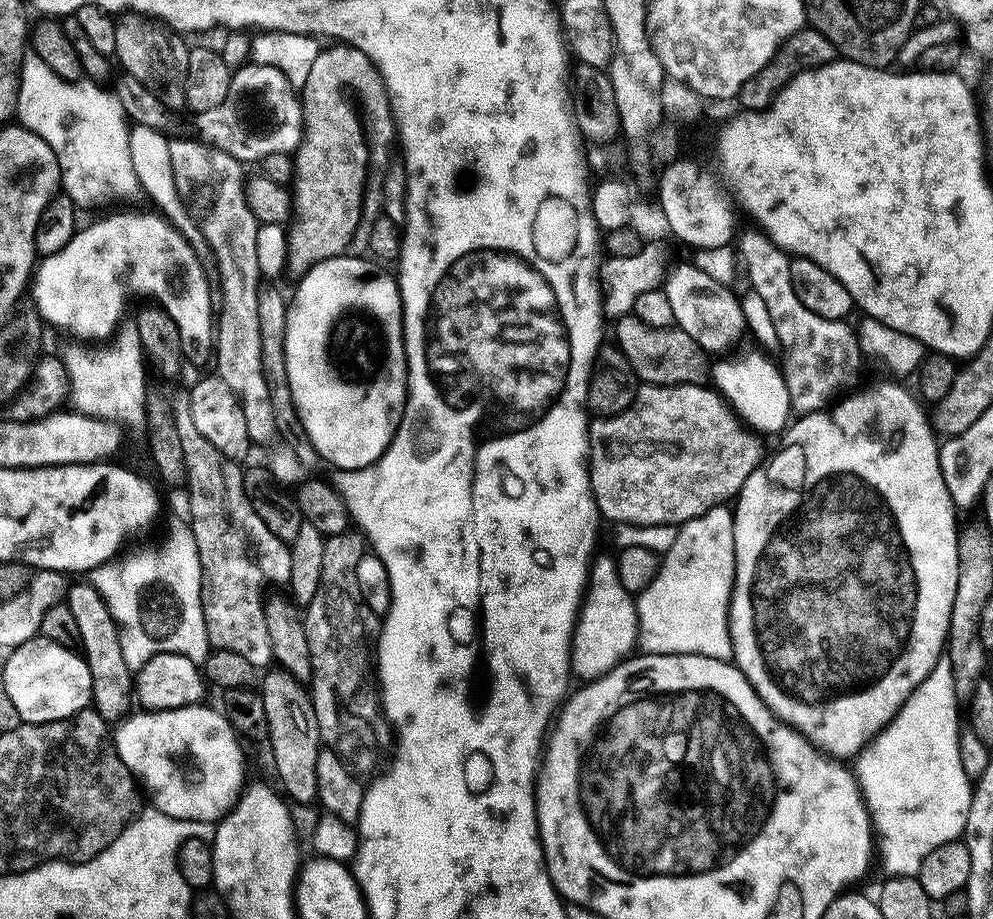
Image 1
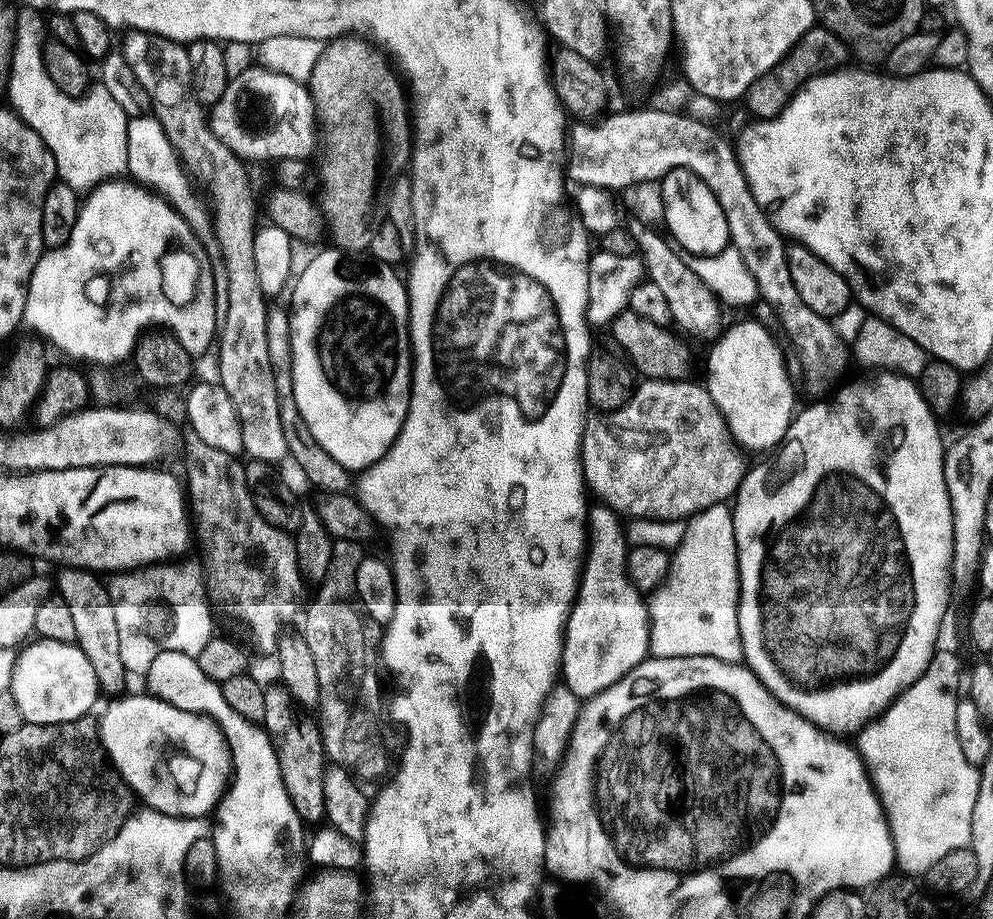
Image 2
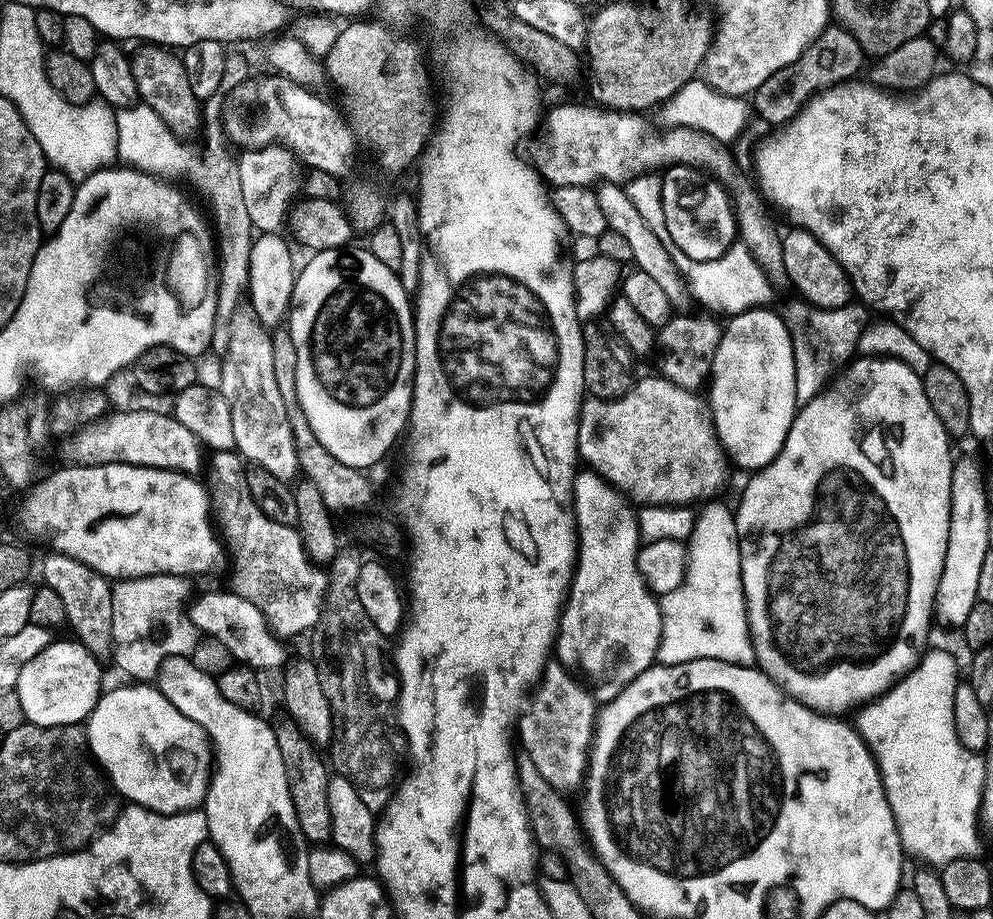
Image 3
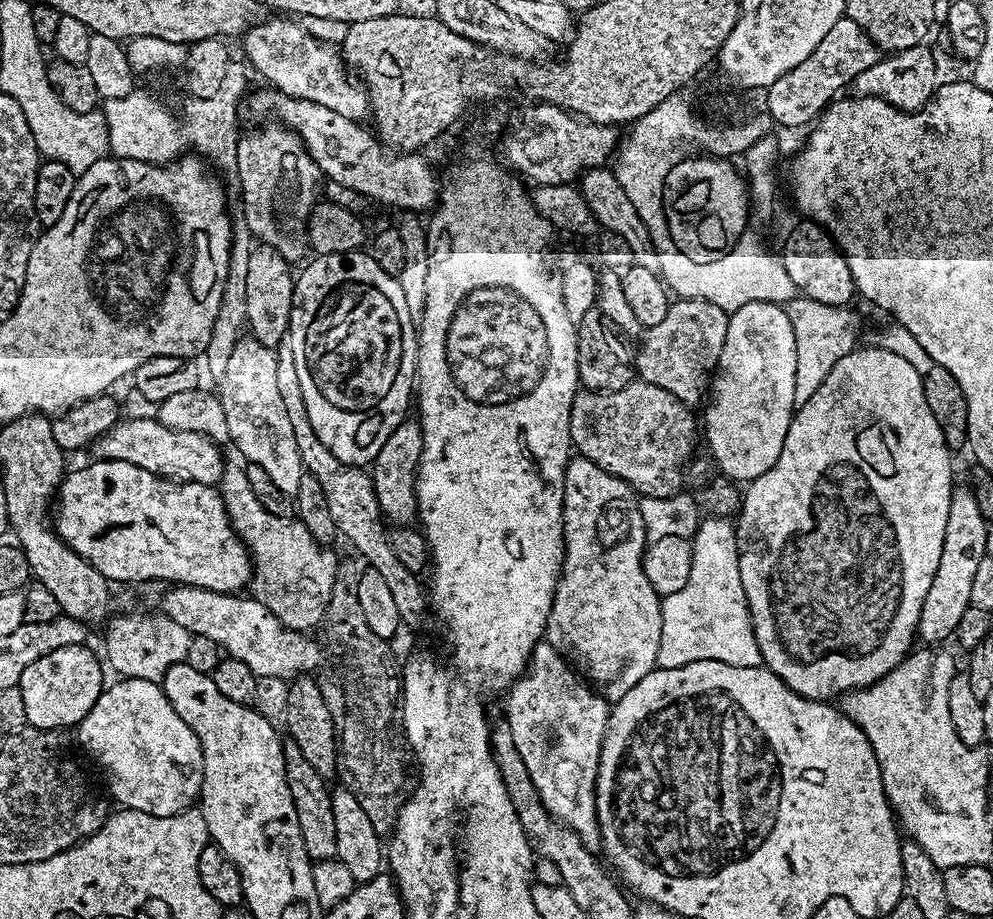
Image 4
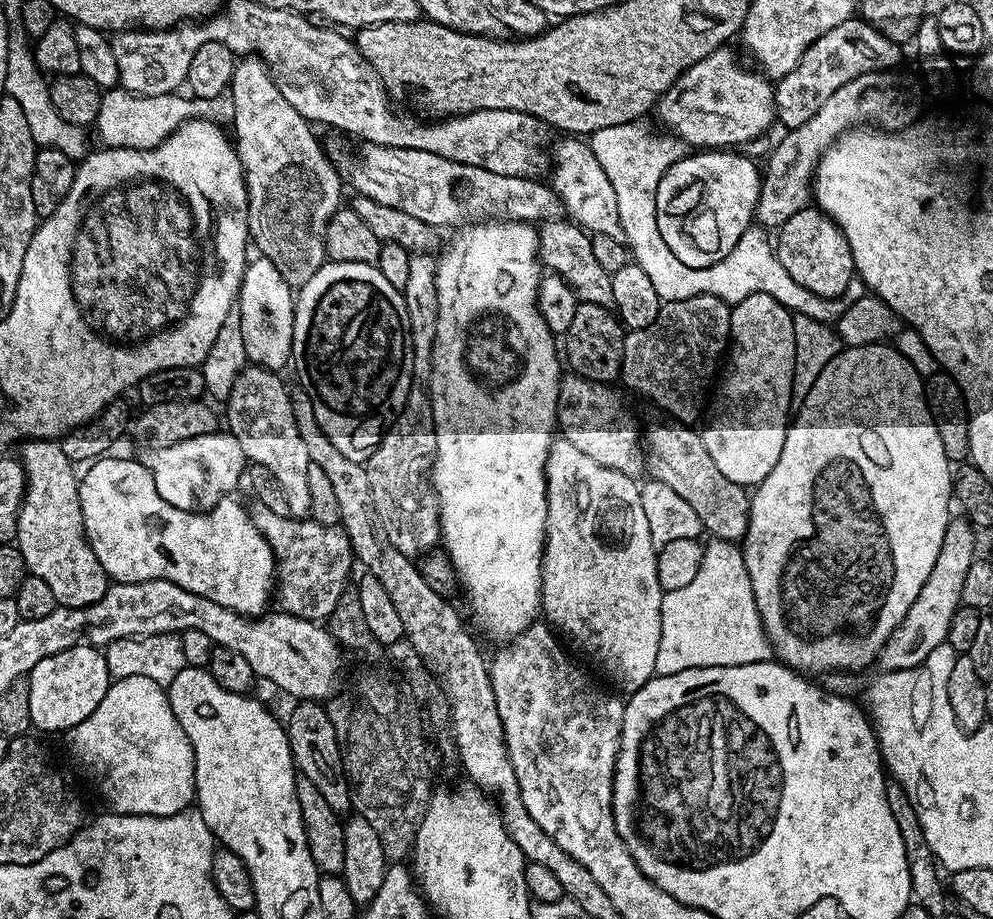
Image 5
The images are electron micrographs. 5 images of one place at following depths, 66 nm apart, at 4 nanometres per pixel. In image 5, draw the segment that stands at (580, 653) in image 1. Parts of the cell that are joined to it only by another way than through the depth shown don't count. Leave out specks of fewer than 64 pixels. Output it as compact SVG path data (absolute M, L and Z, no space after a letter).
M556 438L552 441L552 449L548 452L548 464L544 471L544 477L548 483L548 517L546 518L542 590L540 591L540 607L543 619L553 629L559 630L561 633L564 631L600 667L601 674L613 684L613 686L611 685L613 689L621 688L621 690L616 690L624 694L637 692L646 681L651 680L656 675L656 659L658 658L658 642L660 641L660 611L664 597L656 570L658 549L650 538L650 526L646 523L646 513L642 510L640 484L633 477L622 474L618 470L610 470L610 466L602 466L602 462L594 462L594 458L582 454L582 450L570 446L570 442L563 438Z

